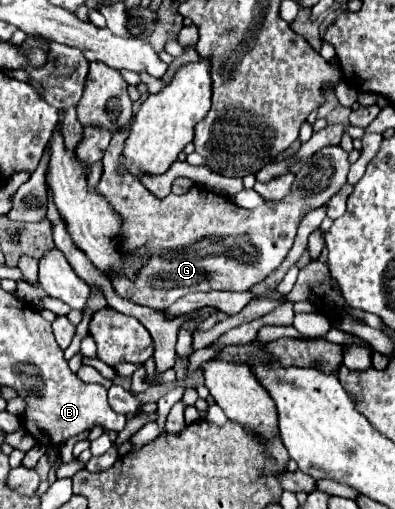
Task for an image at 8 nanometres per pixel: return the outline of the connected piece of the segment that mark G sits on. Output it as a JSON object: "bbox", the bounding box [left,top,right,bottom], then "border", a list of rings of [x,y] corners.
{"bbox":[98,128,350,310],"border":[[[128,128],[124,132],[116,132],[112,136],[110,146],[104,152],[102,164],[102,178],[98,182],[100,194],[112,204],[112,208],[120,214],[122,220],[122,242],[118,244],[120,254],[135,252],[140,258],[148,258],[148,262],[136,272],[134,280],[124,274],[106,272],[112,286],[118,296],[124,296],[124,300],[130,300],[140,306],[148,306],[152,310],[166,310],[170,304],[174,304],[178,298],[186,296],[188,292],[210,292],[210,290],[234,290],[244,292],[250,290],[254,284],[264,280],[272,270],[276,270],[286,254],[290,252],[296,236],[296,228],[302,220],[302,216],[308,210],[314,210],[322,204],[326,204],[344,184],[350,170],[348,152],[342,146],[328,146],[316,152],[310,160],[302,162],[296,168],[296,188],[292,190],[292,196],[280,200],[280,202],[266,202],[260,208],[246,210],[236,204],[232,204],[226,196],[208,192],[200,186],[192,186],[186,194],[168,194],[166,198],[154,196],[136,176],[128,174],[124,170],[124,156],[120,154],[122,144],[126,140]]]}

